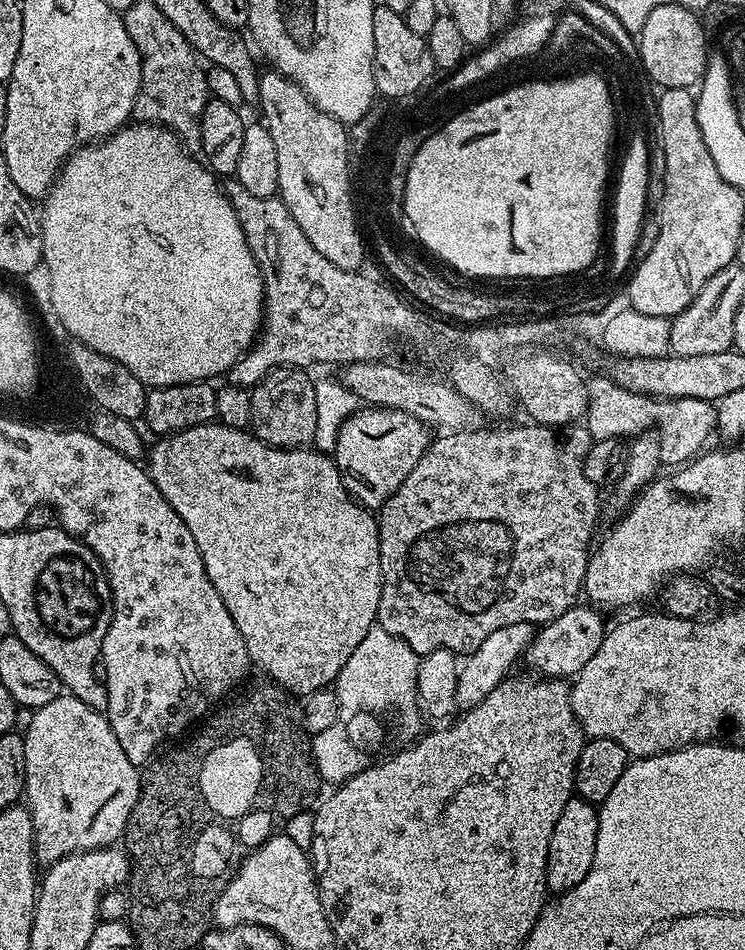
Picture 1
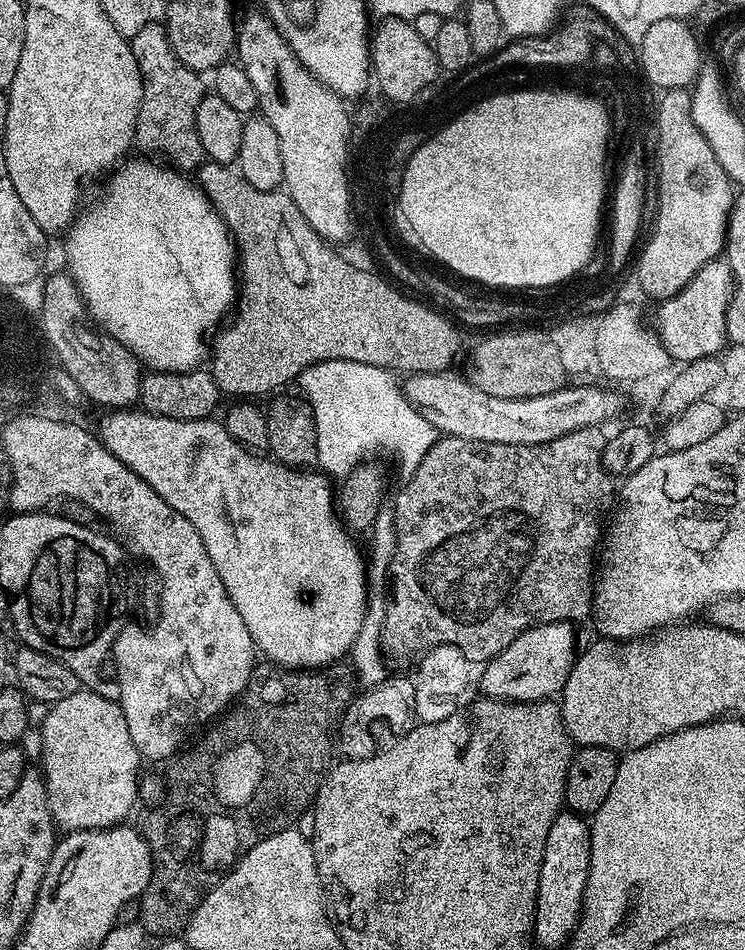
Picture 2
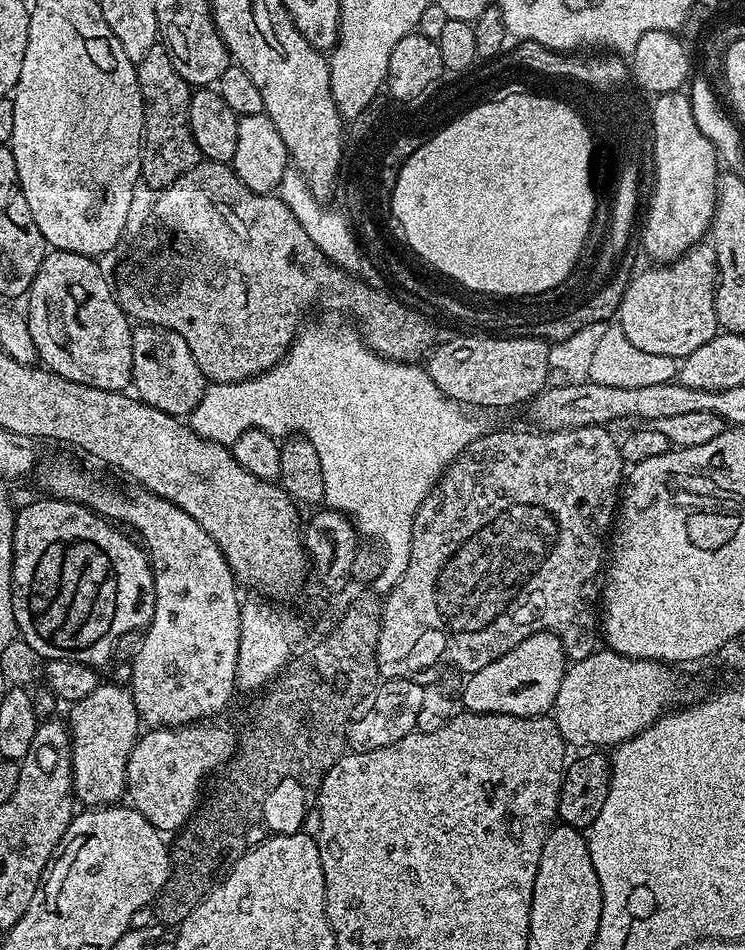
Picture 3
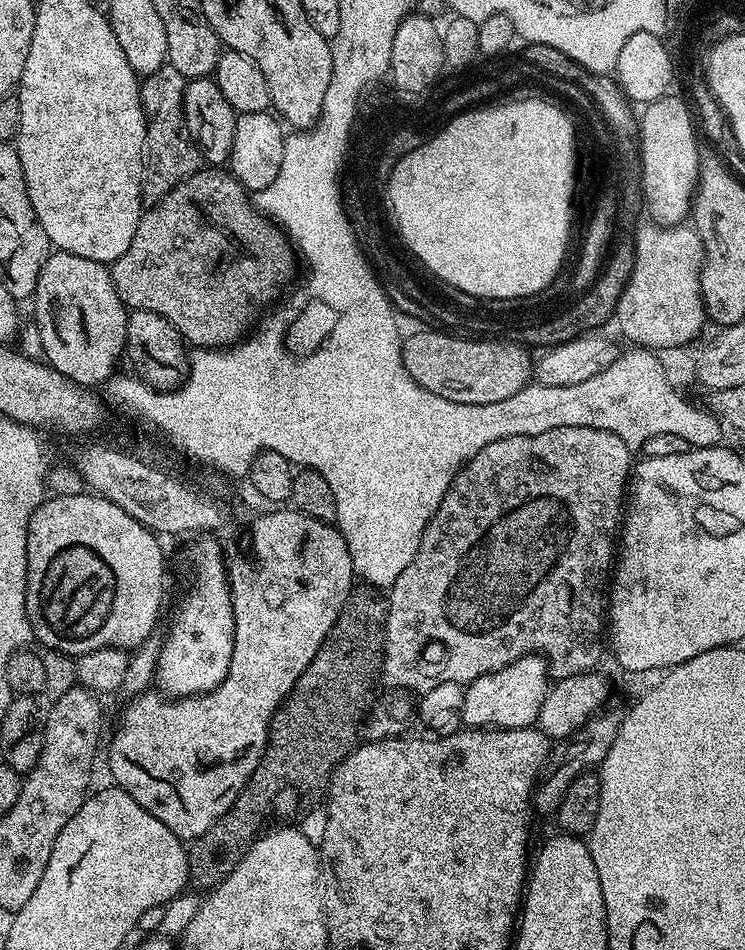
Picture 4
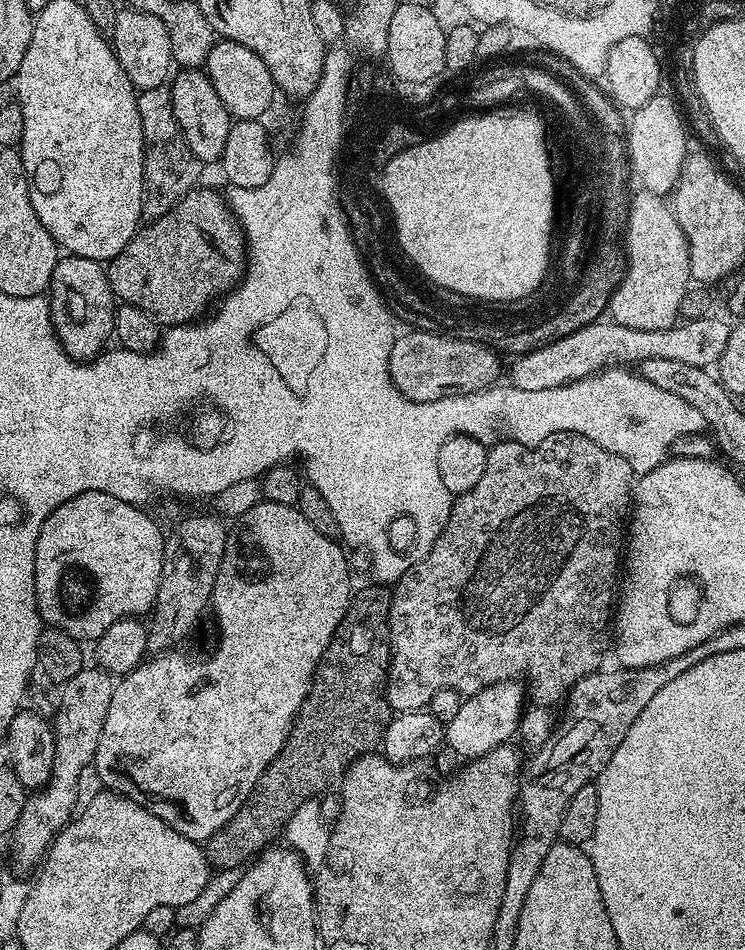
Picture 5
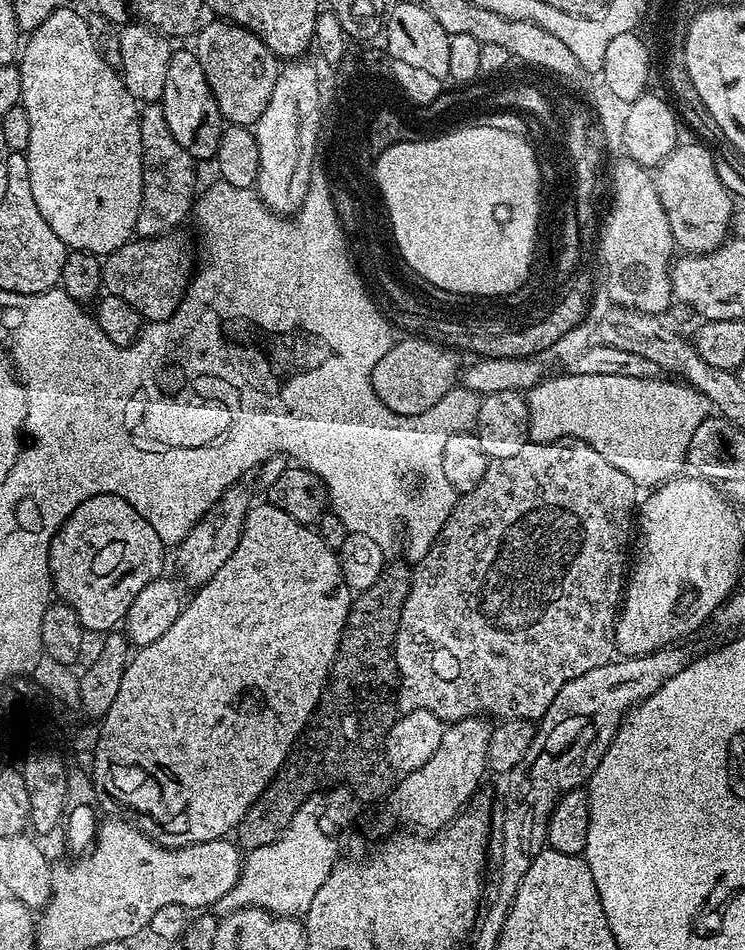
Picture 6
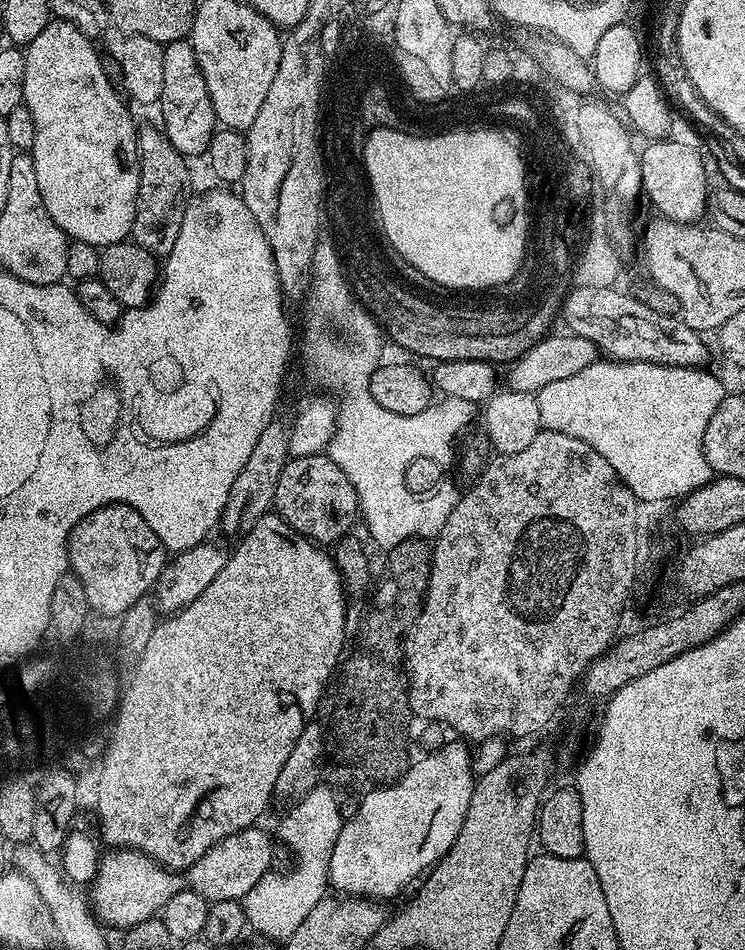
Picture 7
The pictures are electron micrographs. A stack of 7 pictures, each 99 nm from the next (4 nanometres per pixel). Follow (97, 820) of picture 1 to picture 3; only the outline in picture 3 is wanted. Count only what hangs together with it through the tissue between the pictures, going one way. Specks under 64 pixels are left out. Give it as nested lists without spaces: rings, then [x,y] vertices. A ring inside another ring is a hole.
[[[102,682],[71,708],[68,724],[72,733],[73,793],[87,807],[117,803],[125,795],[129,756],[140,737],[140,719],[131,691],[125,685]]]

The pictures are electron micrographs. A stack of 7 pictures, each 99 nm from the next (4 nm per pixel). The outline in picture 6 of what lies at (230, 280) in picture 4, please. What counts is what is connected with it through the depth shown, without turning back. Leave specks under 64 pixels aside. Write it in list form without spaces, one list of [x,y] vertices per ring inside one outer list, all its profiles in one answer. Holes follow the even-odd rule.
[[[180,235],[133,238],[103,257],[100,279],[107,295],[130,302],[130,306],[134,306],[145,321],[170,318],[174,310],[178,310],[184,291],[188,289],[188,281],[194,275],[192,248],[187,238]]]

